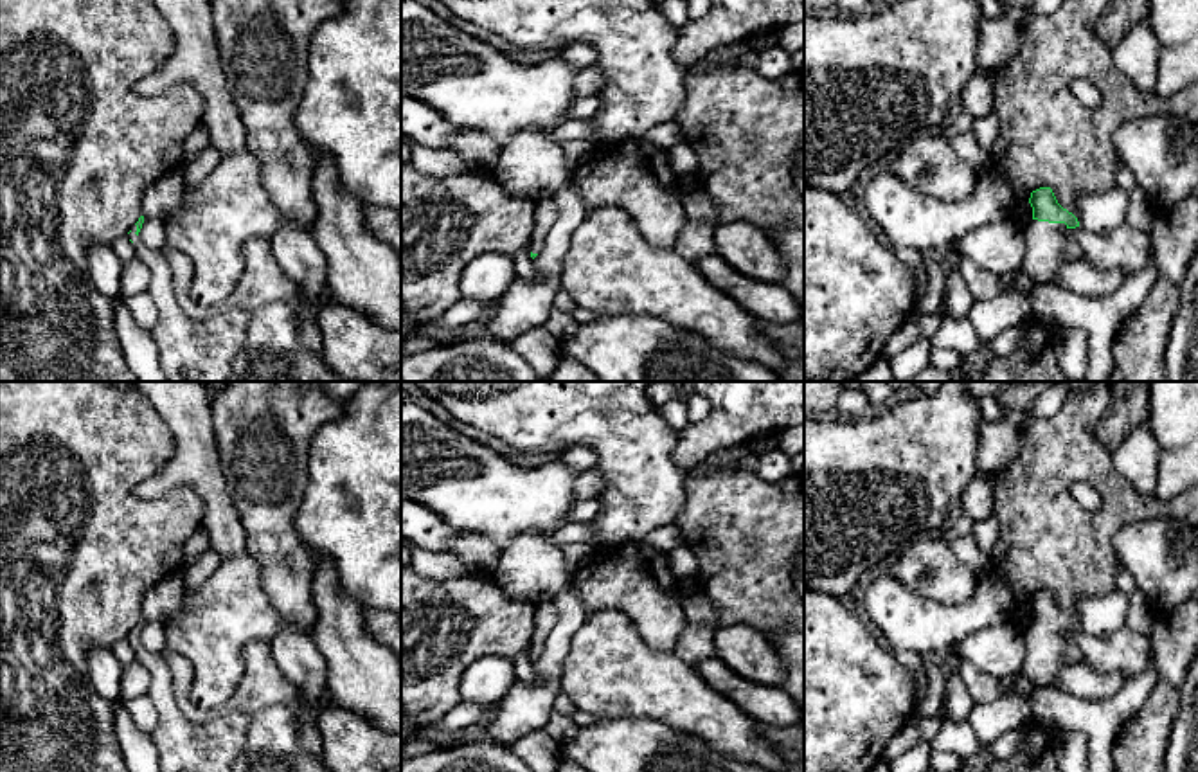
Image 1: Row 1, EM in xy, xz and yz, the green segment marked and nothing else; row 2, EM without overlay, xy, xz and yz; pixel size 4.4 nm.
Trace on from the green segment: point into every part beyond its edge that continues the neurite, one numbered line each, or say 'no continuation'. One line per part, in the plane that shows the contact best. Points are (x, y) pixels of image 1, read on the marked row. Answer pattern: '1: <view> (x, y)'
1: yz (1047, 245)

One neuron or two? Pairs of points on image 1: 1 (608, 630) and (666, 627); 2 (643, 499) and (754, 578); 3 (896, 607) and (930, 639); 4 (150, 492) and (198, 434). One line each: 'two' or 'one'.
1: two
2: two
3: one
4: one

